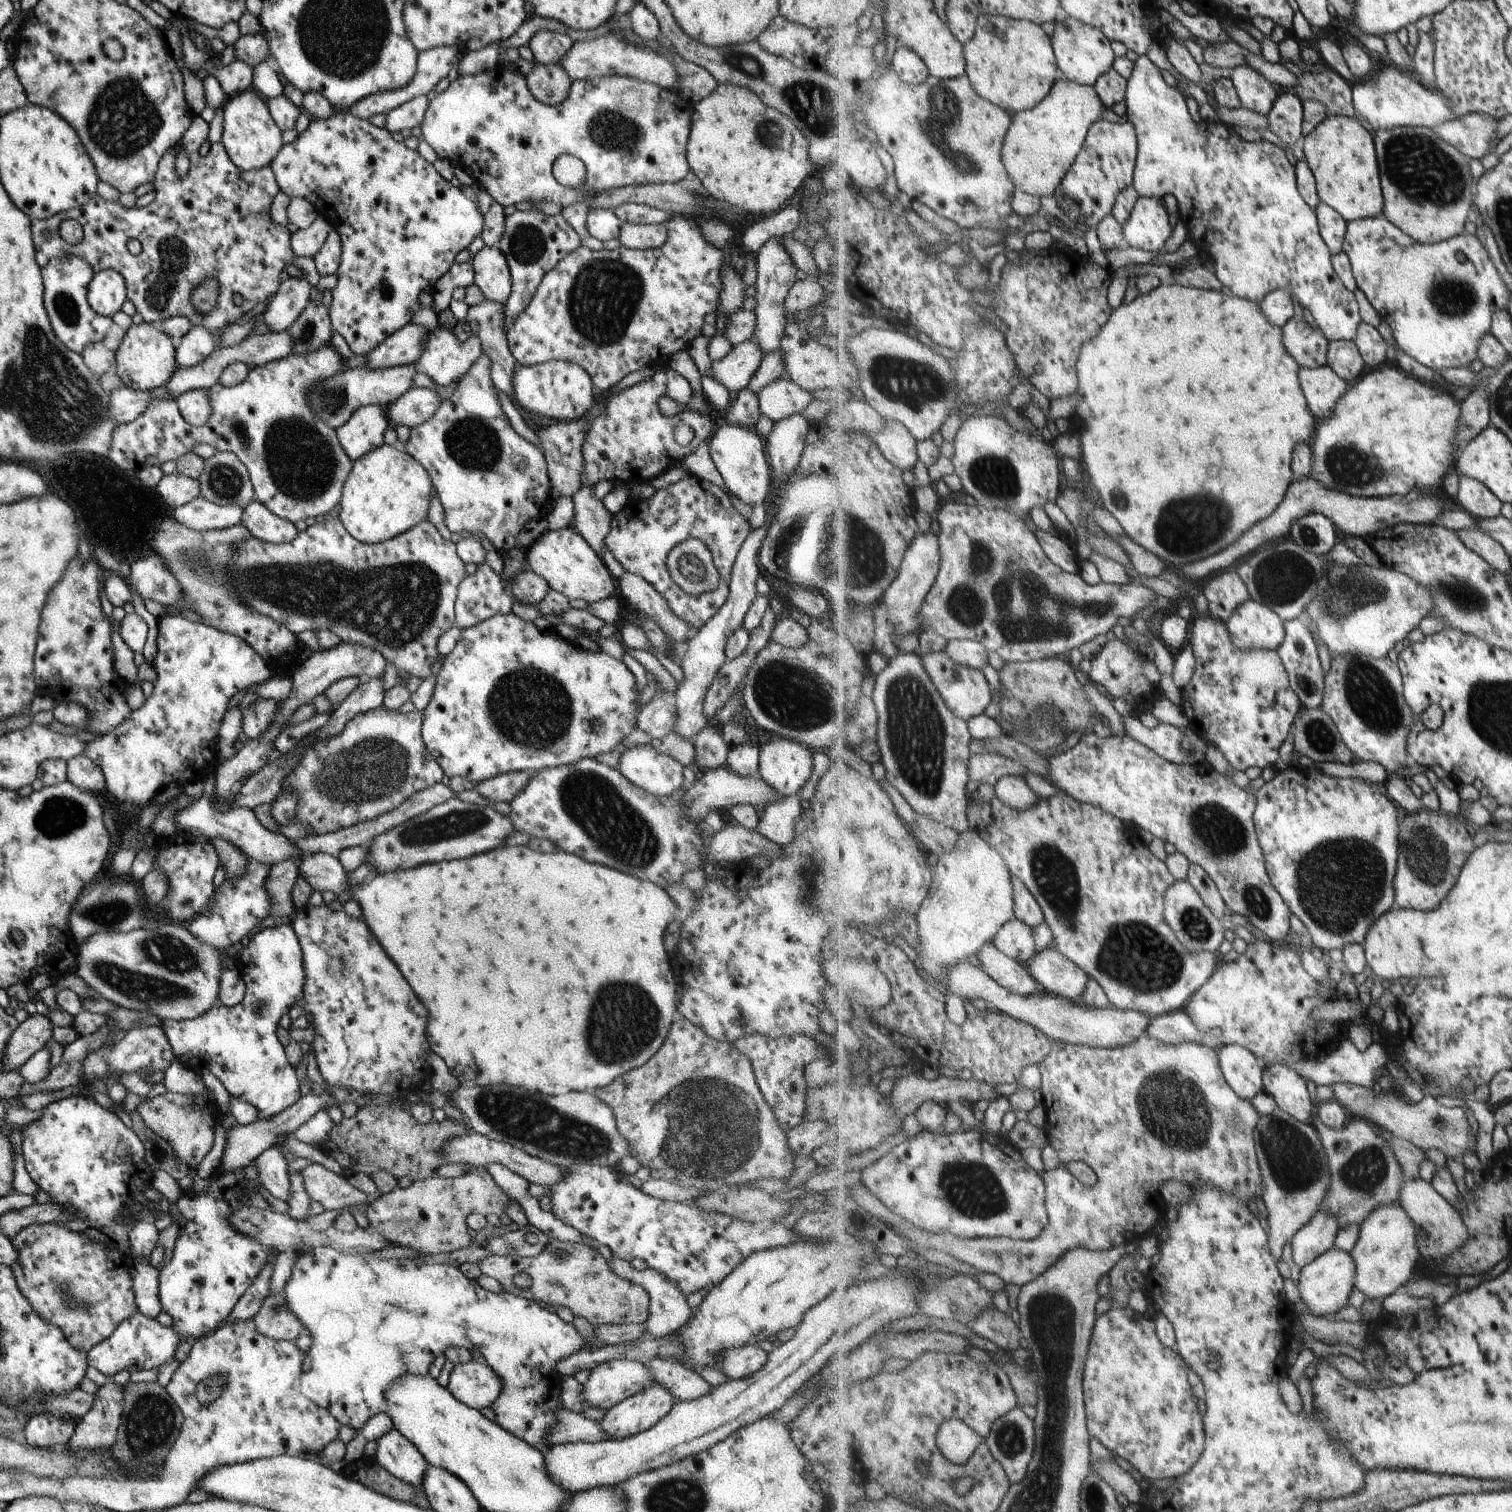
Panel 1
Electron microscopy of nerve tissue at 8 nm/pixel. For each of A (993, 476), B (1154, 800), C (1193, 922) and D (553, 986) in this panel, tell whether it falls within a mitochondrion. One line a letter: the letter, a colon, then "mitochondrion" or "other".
A: mitochondrion
B: other
C: mitochondrion
D: other

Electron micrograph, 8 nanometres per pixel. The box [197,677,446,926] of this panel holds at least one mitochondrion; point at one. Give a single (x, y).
(373, 767)

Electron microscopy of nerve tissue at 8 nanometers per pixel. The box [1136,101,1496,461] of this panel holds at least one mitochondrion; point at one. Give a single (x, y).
(1421, 170)

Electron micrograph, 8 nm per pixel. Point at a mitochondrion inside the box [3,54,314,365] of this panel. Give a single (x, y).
(120, 122)

